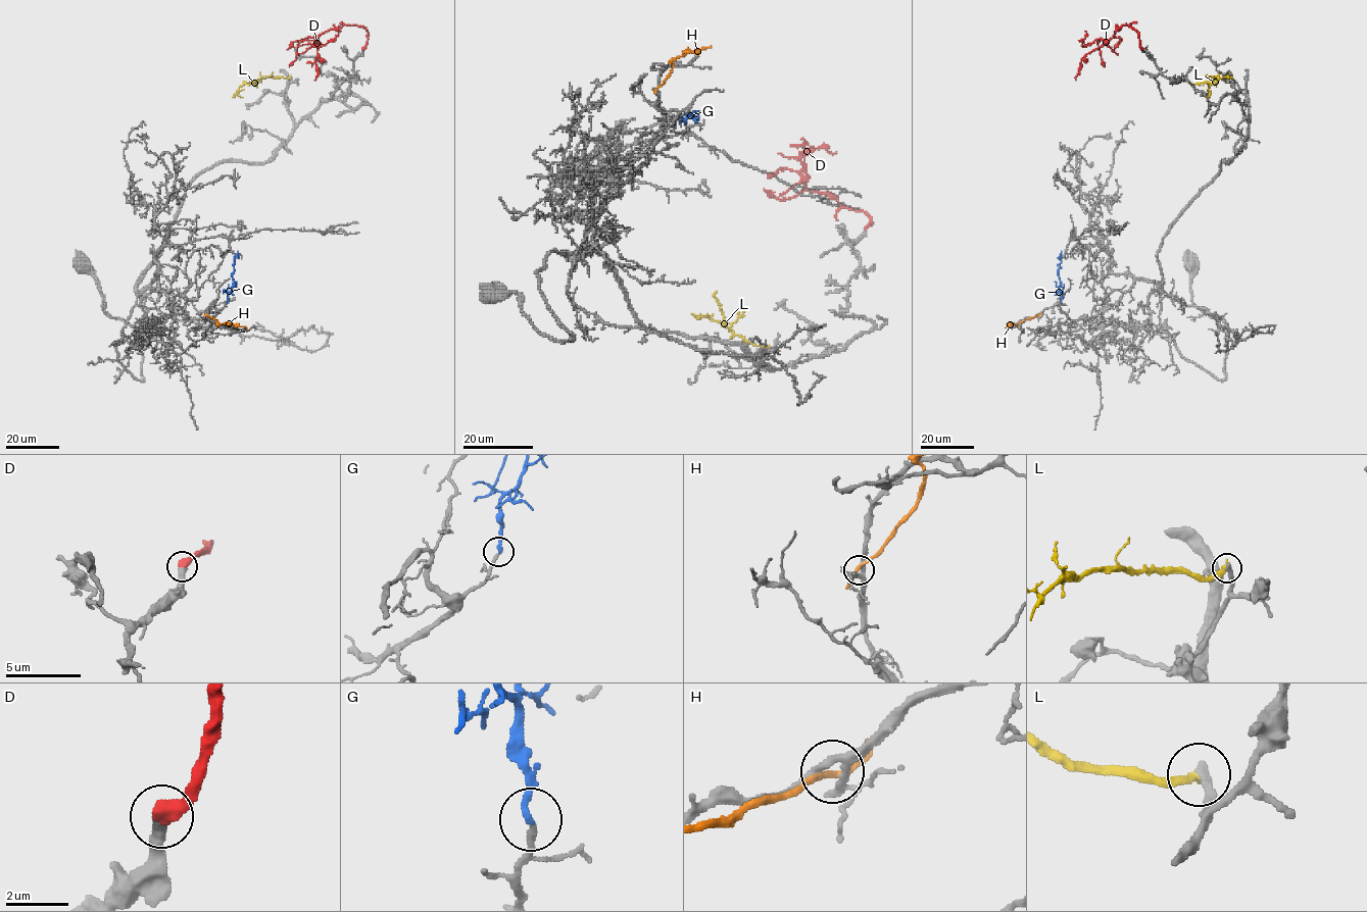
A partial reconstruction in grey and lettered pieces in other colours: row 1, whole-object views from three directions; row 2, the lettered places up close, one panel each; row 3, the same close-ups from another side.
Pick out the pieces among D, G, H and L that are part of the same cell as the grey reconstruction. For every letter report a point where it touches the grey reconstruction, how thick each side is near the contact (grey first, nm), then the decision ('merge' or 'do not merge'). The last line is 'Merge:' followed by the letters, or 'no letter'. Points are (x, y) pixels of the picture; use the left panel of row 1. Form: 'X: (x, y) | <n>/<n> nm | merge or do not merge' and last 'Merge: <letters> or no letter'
D: (362, 48) | 380/550 nm | merge
G: (227, 302) | 200/240 nm | merge
H: (206, 315) | 240/200 nm | do not merge
L: (290, 77) | 320/320 nm | do not merge
Merge: D, G

